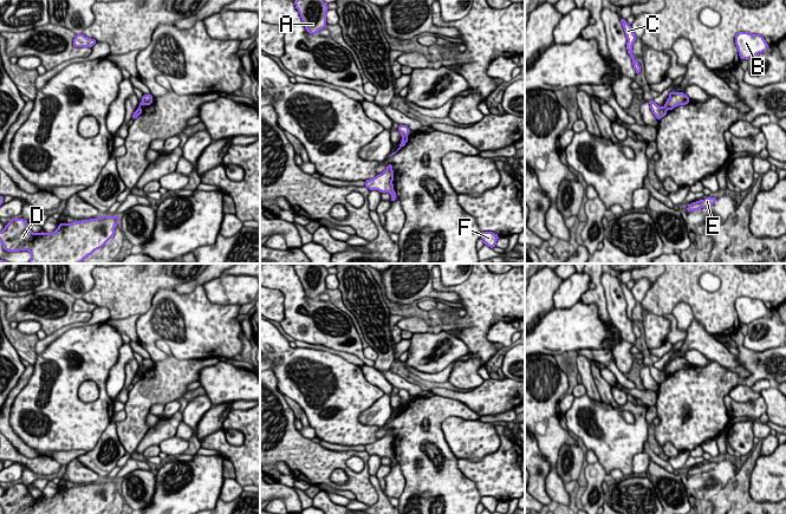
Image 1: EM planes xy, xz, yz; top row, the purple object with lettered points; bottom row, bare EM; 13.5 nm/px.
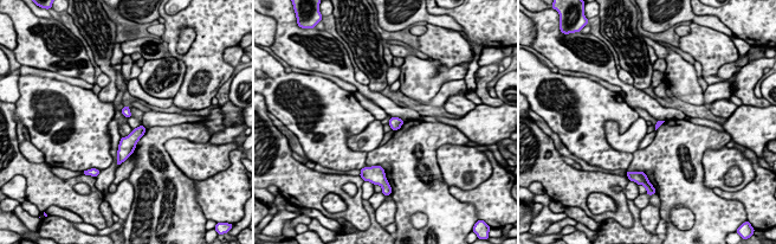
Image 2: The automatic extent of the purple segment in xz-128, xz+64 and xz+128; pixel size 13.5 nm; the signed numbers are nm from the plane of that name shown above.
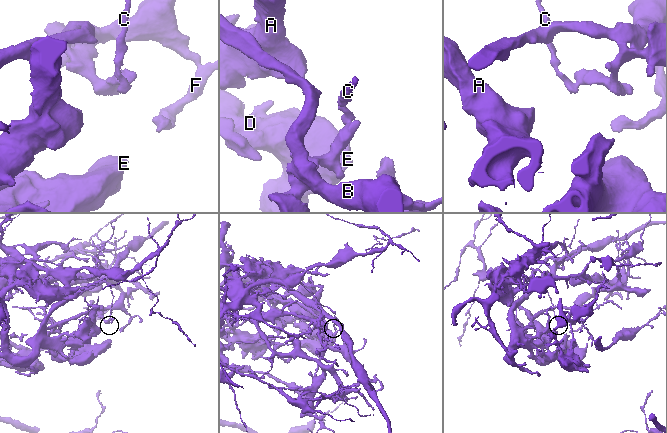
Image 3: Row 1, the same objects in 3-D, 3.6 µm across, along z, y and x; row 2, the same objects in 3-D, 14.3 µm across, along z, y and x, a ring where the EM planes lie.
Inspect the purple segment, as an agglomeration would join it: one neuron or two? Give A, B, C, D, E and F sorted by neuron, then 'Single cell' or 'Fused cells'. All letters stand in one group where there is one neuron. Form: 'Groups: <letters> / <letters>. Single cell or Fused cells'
Groups: A B D E F / C. Fused cells

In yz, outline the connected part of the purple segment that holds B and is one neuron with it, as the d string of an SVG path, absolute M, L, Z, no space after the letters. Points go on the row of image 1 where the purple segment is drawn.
M739 32L735 35L735 45L738 47L740 59L746 60L753 56L766 52L769 46L762 35L748 32Z

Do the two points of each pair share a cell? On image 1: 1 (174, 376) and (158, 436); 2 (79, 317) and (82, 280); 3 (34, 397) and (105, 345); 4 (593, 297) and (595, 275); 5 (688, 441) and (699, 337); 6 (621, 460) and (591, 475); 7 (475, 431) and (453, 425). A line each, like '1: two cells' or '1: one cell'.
1: two cells
2: two cells
3: one cell
4: one cell
5: two cells
6: two cells
7: one cell

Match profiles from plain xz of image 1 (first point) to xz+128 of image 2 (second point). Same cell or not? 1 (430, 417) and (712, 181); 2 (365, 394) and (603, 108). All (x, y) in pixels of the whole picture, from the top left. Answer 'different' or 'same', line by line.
1: different
2: same

